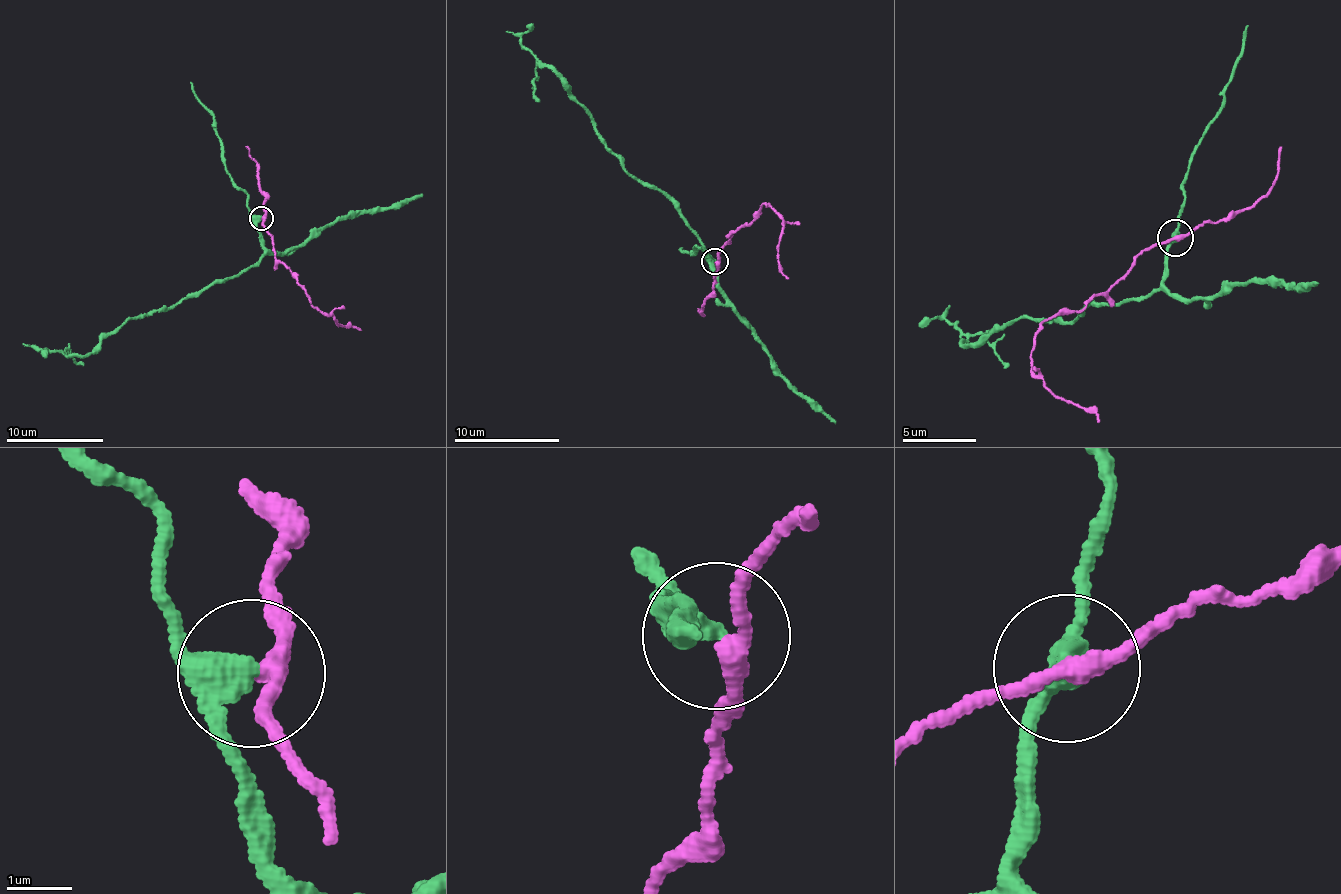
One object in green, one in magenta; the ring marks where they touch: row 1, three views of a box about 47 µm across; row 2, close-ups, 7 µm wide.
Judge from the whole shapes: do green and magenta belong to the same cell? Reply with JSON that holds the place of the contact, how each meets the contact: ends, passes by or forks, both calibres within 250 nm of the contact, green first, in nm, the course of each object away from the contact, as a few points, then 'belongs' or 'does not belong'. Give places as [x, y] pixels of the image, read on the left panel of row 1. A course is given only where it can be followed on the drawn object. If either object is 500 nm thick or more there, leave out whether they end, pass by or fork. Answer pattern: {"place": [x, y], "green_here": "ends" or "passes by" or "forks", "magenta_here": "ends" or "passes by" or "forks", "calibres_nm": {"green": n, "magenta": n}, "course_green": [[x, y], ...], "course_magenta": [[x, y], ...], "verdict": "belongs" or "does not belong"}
{"place": [261, 218], "green_here": "passes by", "magenta_here": "passes by", "calibres_nm": {"green": 360, "magenta": 240}, "course_green": [[260, 217], [264, 253], [241, 275], [214, 281], [171, 308], [127, 320], [90, 353], [43, 351], [45, 357]], "course_magenta": [[263, 217], [277, 260], [295, 277], [312, 304], [330, 315], [337, 324], [361, 330]], "verdict": "does not belong"}

